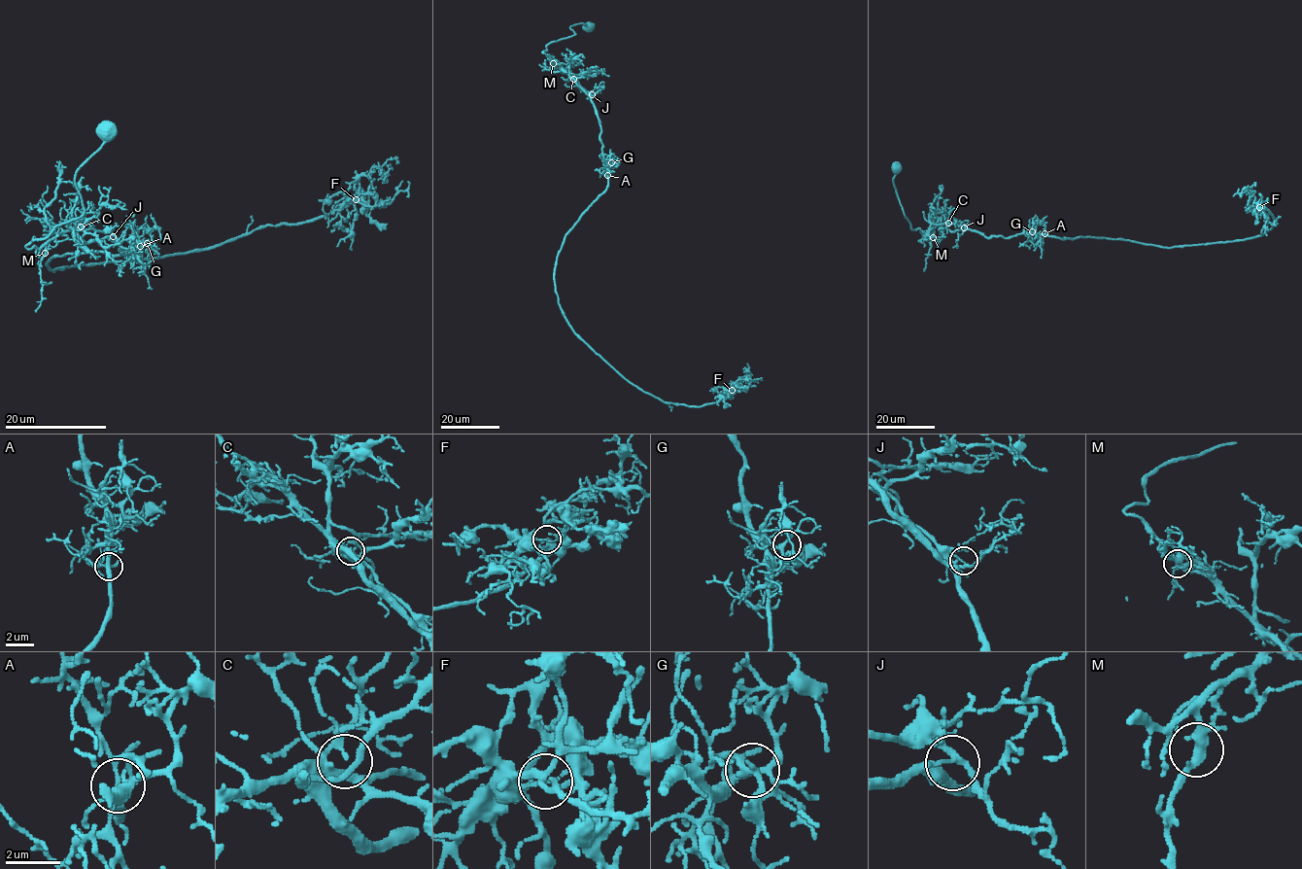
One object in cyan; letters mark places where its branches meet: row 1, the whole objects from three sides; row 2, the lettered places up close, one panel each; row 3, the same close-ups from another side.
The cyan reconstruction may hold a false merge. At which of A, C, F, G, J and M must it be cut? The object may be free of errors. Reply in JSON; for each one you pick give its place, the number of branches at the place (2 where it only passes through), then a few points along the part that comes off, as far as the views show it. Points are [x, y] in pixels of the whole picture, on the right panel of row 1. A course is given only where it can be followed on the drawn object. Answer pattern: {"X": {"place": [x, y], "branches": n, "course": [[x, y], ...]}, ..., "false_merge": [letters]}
{"F": {"place": [1259, 207], "branches": 2, "course": [[1259, 207], [1248, 188], [1242, 191], [1248, 186]]}, "false_merge": ["F"]}

